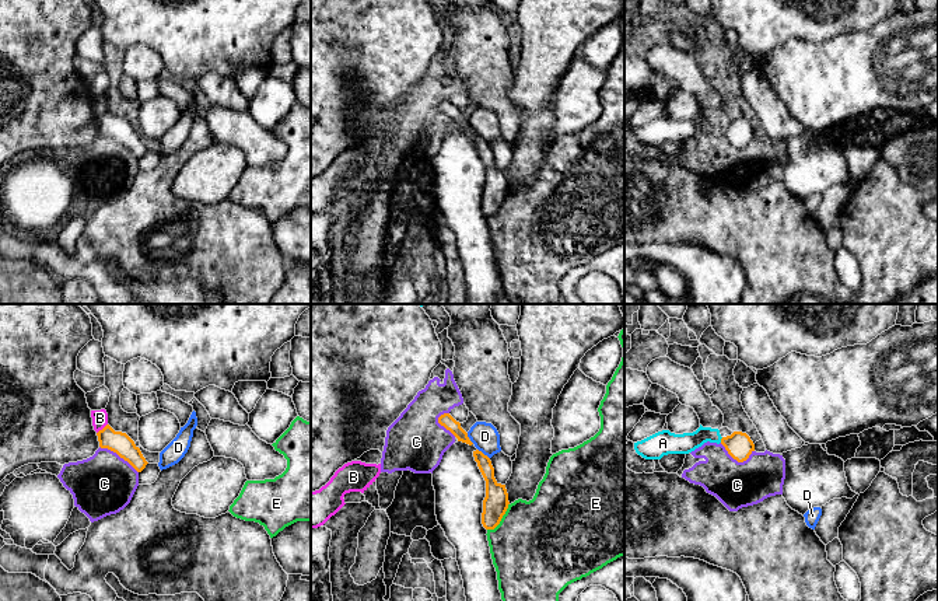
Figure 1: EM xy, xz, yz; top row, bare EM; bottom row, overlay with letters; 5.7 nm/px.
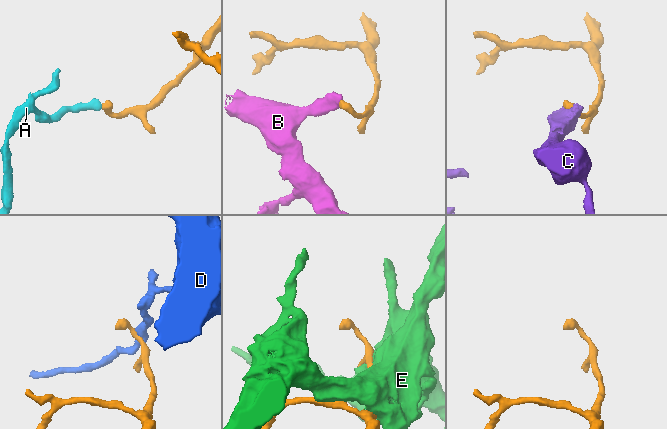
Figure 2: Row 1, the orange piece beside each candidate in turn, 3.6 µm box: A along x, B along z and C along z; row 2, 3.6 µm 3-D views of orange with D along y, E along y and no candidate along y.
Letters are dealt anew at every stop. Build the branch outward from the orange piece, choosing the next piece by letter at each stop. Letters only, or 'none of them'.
none of them

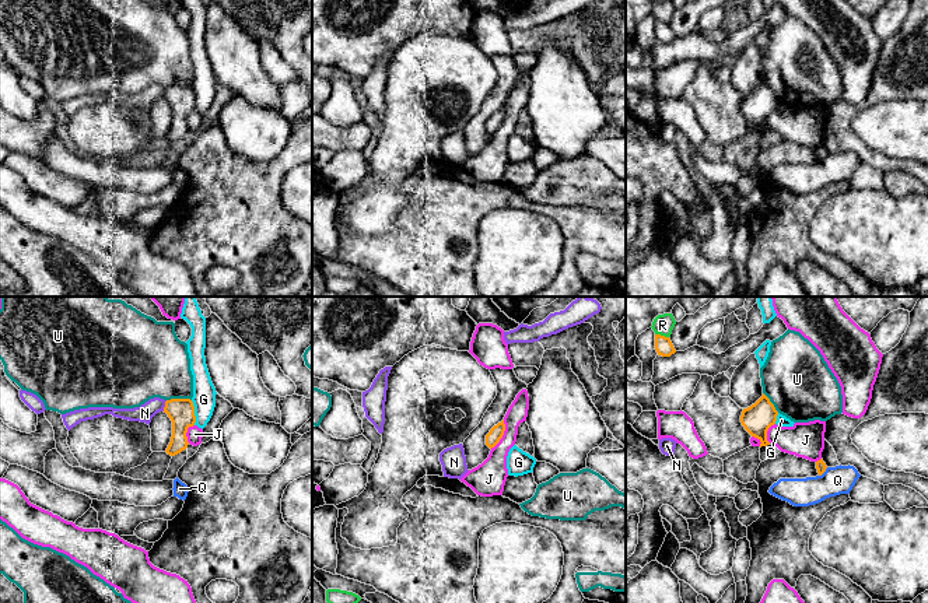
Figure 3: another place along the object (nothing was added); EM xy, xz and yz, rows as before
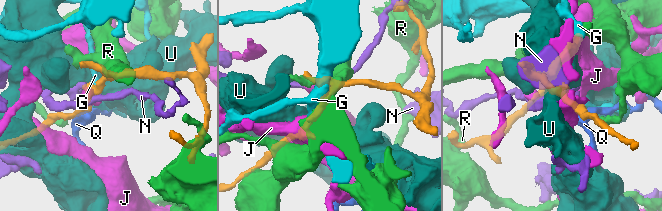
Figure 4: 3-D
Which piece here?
none of them

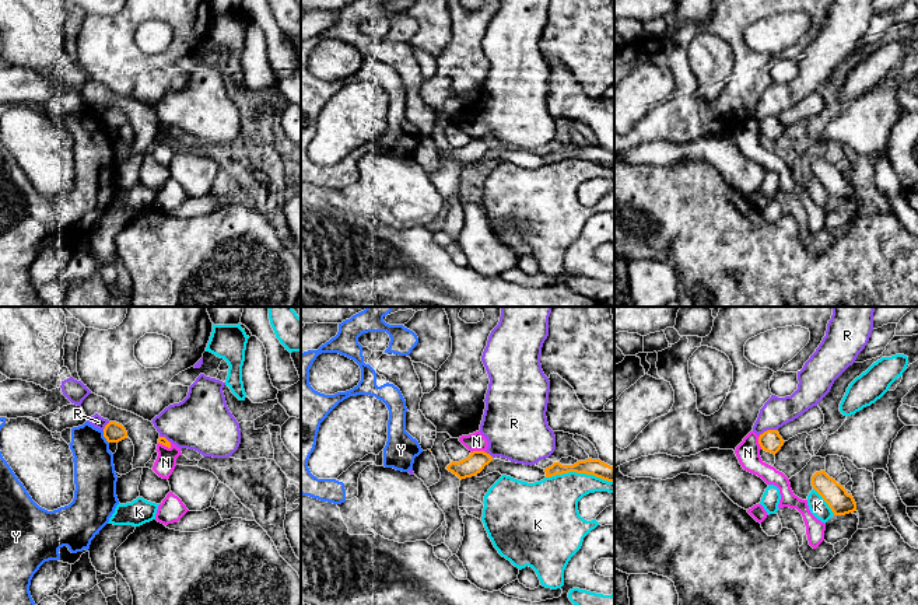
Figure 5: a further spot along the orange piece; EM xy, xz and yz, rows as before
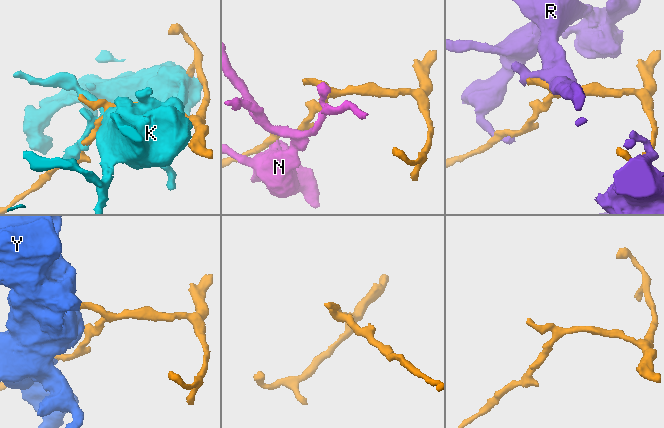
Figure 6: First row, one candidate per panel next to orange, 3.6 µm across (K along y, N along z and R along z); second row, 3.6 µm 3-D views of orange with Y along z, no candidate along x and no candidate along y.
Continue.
none of them

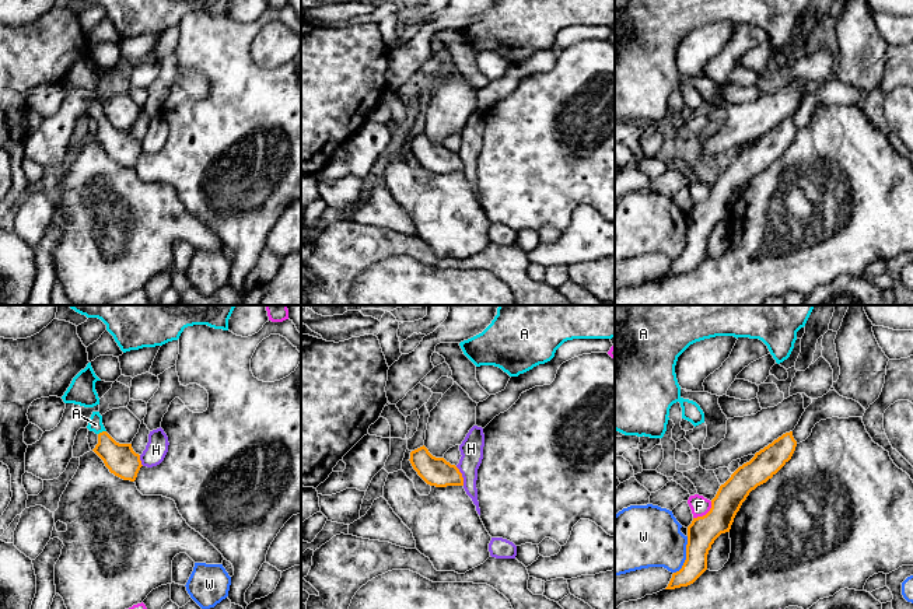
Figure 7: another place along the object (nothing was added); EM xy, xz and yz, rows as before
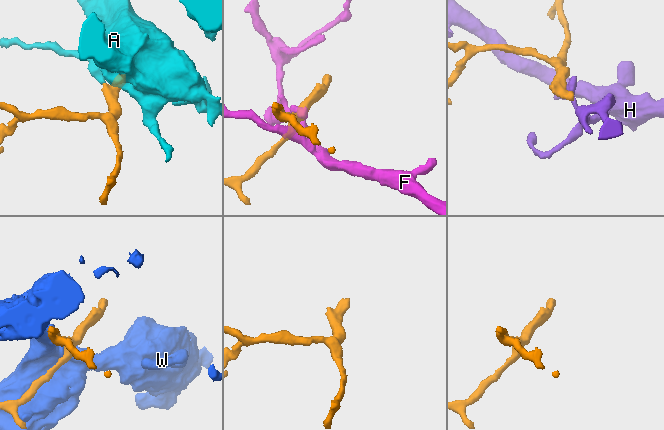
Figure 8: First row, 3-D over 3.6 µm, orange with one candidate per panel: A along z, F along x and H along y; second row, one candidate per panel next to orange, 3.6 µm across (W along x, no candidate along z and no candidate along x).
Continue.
A

